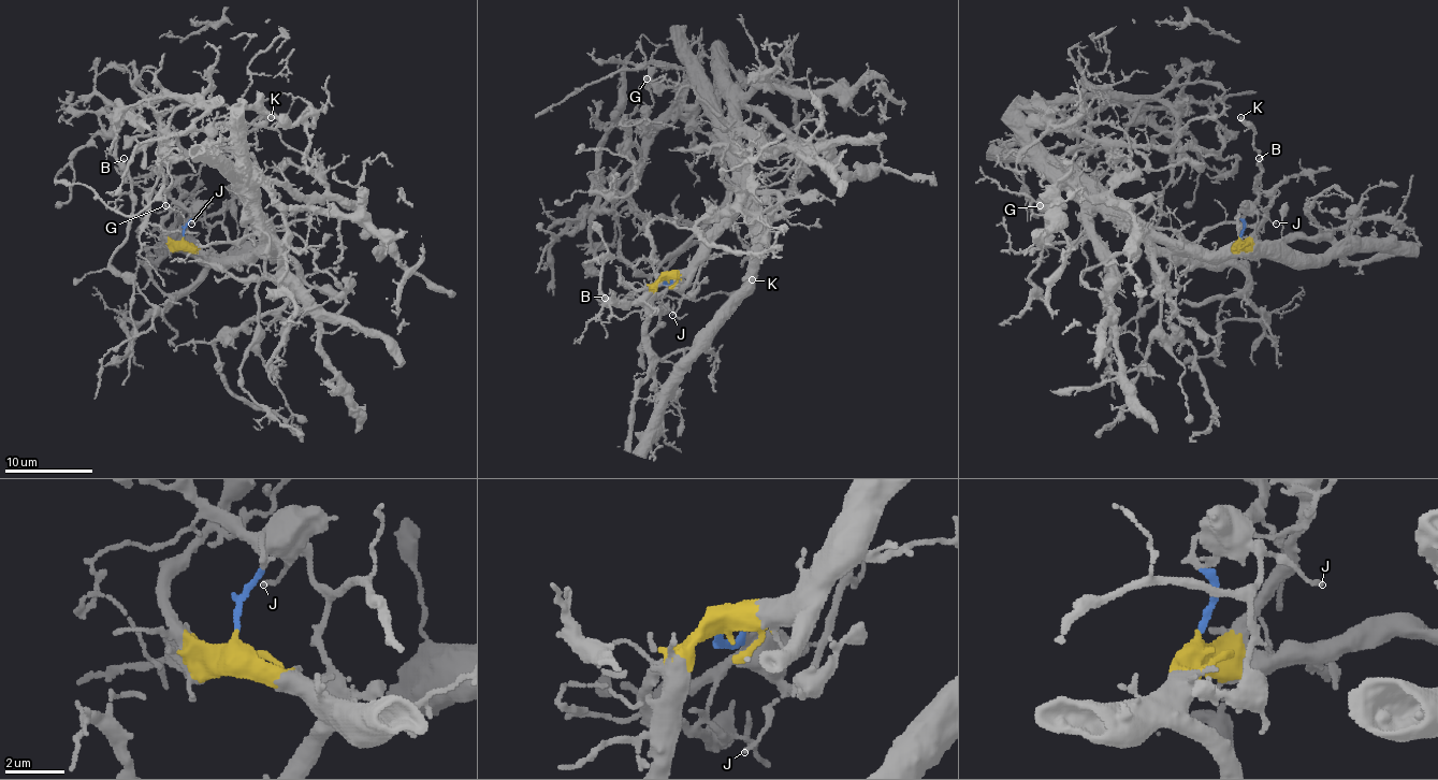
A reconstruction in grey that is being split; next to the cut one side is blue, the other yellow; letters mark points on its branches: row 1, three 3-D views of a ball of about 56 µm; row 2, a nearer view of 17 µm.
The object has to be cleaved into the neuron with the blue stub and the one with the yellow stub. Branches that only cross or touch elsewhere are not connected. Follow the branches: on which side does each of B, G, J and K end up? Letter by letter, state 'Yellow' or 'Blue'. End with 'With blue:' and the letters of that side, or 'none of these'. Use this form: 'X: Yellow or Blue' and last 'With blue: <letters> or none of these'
B: Blue
G: Yellow
J: Blue
K: Blue
With blue: B, J, K

